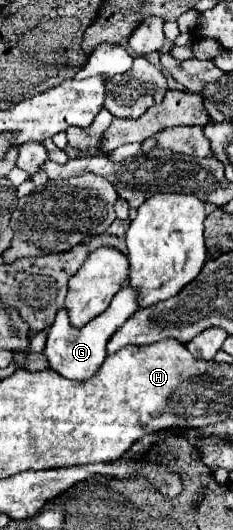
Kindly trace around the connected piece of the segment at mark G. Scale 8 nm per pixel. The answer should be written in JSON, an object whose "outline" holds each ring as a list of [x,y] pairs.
{"outline":[[[131,284],[123,286],[123,288],[113,296],[109,308],[107,308],[101,316],[89,320],[89,324],[85,324],[85,326],[81,326],[81,328],[73,328],[73,326],[69,324],[67,312],[65,312],[65,310],[59,310],[59,312],[57,312],[57,318],[55,318],[55,322],[53,322],[53,326],[49,328],[49,338],[47,338],[47,344],[45,344],[45,350],[43,350],[43,354],[45,354],[47,362],[49,362],[49,368],[53,368],[53,370],[59,372],[61,376],[73,378],[73,380],[87,380],[87,378],[91,378],[91,376],[101,368],[101,364],[103,364],[103,360],[105,360],[105,356],[107,356],[107,354],[105,354],[105,344],[109,342],[109,338],[111,338],[137,310],[139,310],[139,306],[137,306],[137,290],[135,290]]]}

